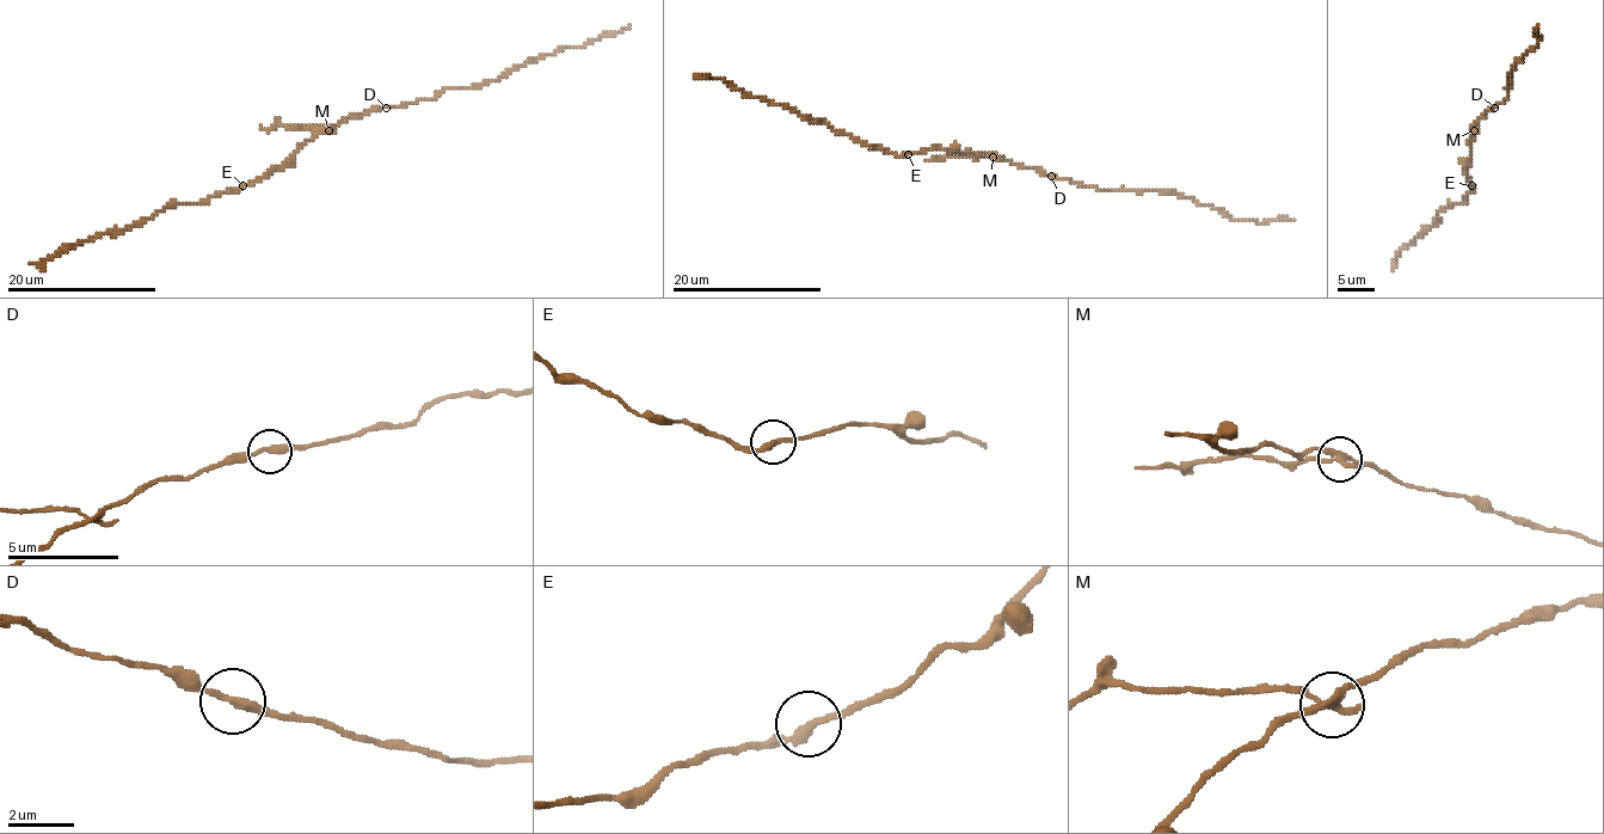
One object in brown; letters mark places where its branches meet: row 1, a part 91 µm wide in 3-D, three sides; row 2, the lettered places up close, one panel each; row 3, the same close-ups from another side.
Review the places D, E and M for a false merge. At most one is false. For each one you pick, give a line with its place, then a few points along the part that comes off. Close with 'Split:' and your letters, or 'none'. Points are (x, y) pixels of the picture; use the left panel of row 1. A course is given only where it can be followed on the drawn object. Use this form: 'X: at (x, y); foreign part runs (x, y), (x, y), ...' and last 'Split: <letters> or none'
M: at (329, 130); foreign part runs (329, 130), (315, 127), (263, 130), (262, 127)
Split: M

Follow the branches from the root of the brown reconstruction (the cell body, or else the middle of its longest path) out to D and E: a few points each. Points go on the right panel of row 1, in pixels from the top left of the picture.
D: (1472, 132), (1494, 108)
E: (1472, 132), (1472, 160), (1466, 167), (1472, 185)

